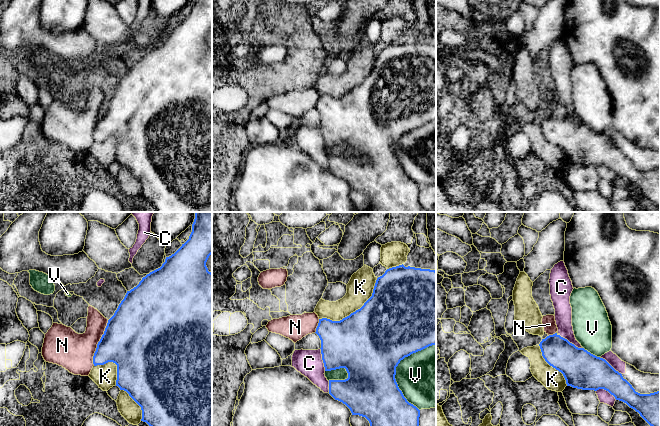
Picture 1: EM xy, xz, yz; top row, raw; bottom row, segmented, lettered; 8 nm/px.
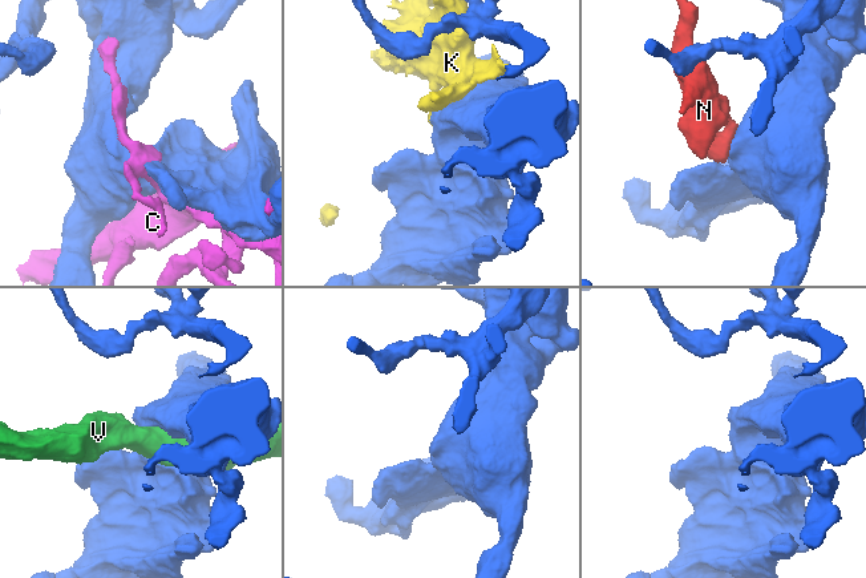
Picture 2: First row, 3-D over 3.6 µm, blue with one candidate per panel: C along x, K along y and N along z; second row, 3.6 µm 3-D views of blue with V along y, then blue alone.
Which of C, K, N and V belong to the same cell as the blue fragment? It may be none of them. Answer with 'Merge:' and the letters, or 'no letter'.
Merge: no letter

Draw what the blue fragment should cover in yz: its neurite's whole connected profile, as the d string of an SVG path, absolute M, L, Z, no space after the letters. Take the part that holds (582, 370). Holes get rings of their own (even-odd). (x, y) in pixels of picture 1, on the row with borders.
M557 333L539 344L545 361L561 372L567 386L604 389L634 409L650 426L660 426L660 391L640 394L605 359L578 348Z

